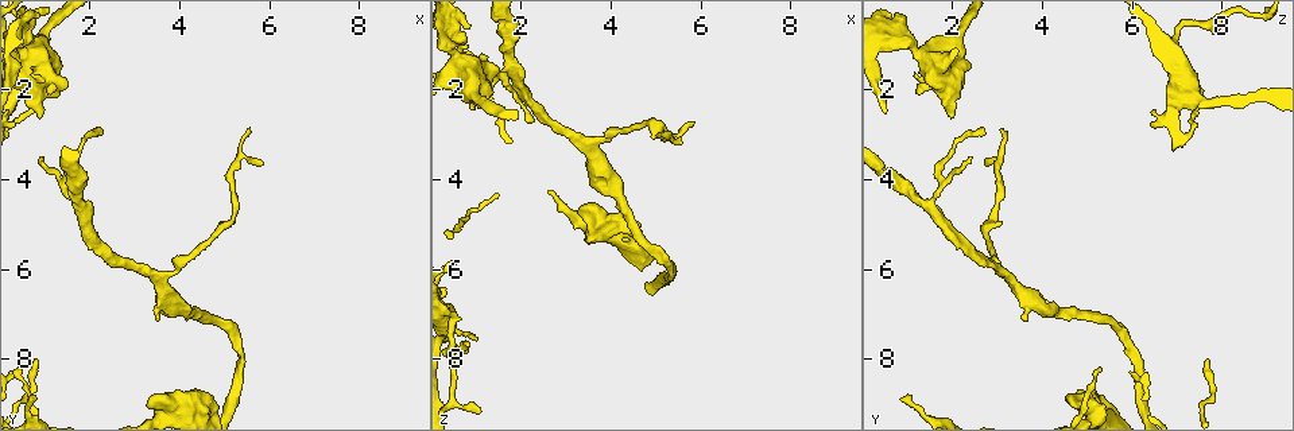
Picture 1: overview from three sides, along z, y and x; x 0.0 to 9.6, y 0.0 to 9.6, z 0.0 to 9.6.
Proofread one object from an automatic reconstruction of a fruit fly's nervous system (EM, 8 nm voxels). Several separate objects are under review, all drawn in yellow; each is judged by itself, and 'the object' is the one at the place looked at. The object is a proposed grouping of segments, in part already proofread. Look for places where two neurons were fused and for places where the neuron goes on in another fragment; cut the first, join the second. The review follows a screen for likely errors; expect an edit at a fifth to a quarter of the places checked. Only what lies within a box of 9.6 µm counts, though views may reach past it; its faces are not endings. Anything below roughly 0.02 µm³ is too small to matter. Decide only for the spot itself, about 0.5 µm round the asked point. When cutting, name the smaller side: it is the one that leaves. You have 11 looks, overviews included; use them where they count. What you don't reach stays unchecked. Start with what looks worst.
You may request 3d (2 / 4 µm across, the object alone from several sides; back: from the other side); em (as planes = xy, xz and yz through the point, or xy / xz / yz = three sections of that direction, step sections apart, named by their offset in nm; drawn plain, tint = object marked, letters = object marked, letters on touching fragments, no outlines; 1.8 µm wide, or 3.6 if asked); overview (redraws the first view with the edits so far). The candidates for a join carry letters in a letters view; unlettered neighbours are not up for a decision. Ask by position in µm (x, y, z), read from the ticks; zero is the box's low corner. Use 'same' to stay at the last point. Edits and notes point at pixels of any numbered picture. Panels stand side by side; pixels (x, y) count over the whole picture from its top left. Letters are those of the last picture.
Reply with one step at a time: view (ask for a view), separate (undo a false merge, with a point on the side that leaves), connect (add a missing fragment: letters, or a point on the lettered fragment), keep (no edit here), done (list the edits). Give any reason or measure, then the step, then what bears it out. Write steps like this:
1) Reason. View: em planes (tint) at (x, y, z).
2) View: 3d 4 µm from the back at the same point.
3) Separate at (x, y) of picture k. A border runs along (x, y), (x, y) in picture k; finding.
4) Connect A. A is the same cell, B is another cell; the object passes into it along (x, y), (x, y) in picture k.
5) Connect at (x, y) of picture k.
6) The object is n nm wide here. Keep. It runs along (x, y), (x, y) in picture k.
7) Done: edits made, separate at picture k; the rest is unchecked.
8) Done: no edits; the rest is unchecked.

Arms part here. View: em planes (tint) at (1.80, 4.70, 1.55).

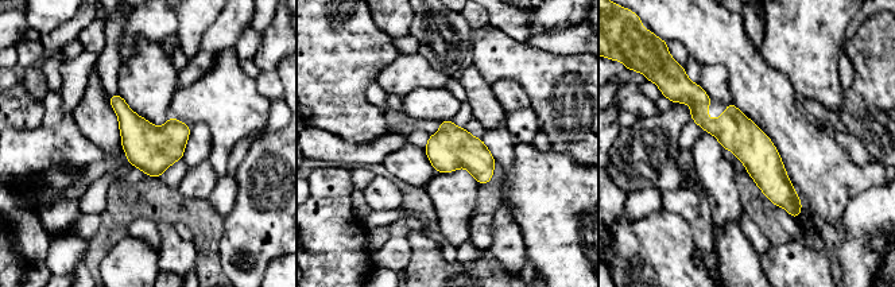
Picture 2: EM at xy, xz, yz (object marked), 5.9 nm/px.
See the neighbours. View: em planes (letters) at the same point.

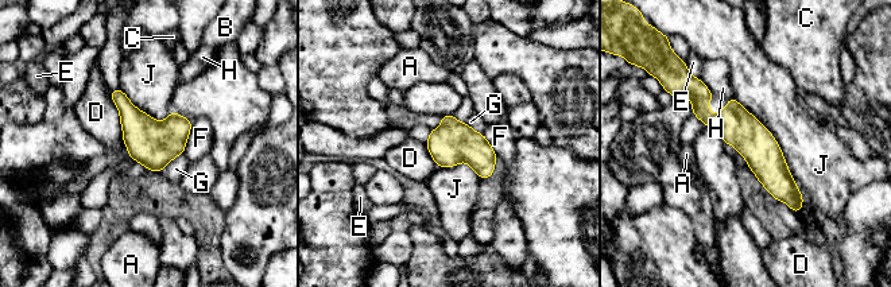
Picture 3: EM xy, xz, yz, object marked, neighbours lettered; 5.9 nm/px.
Keep. A, B, C, D, E, F, G, H and J are other cells; continuous, no second neuron.

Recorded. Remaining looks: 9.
View: 3d 2 µm from the back at (3.35, 8.90, 4.75).

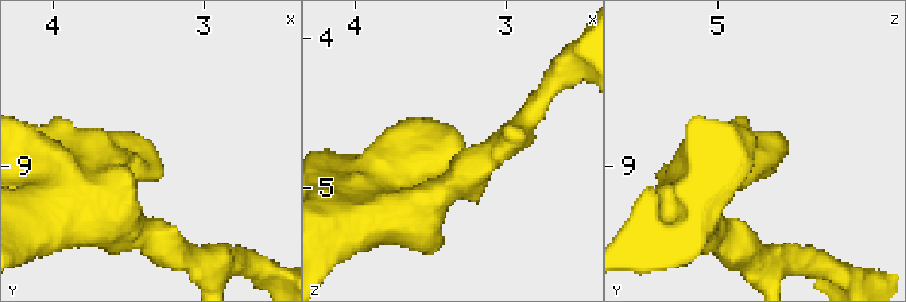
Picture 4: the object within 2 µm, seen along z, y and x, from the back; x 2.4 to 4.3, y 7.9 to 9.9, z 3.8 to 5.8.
View: em planes (letters) at (3.32, 8.86, 4.68).

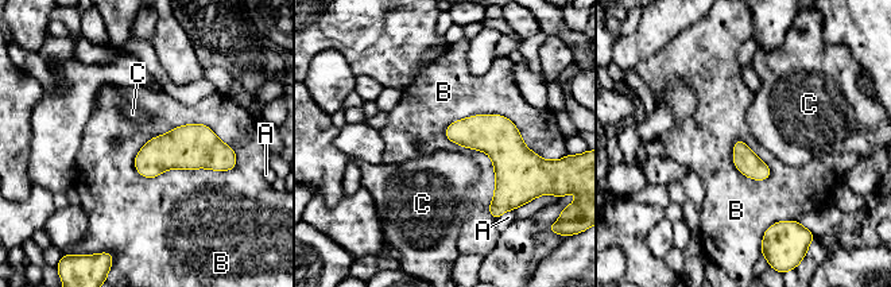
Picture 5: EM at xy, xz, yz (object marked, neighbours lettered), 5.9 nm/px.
Keep. A, B and C are other cells; a border runs along (236, 155), (181, 124), (134, 166) in picture 5; no lettered fragment goes on from it.

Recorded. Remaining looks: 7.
Branch stops here. View: em 3.6 µm xy step 8 (tint) at (3.55, 7.10, 3.65).

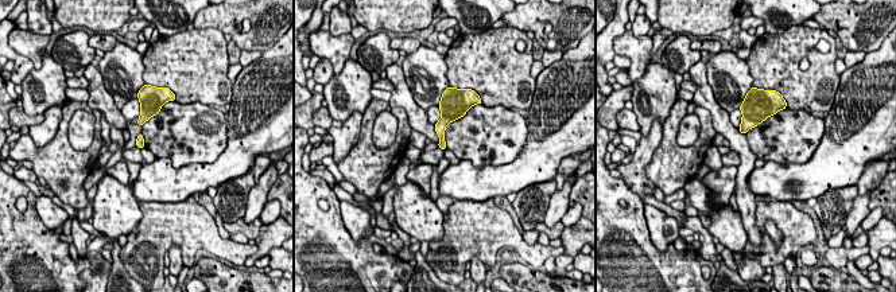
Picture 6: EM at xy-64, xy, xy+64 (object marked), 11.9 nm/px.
Another direction. View: em 3.6 µm planes (letters) at the same point.

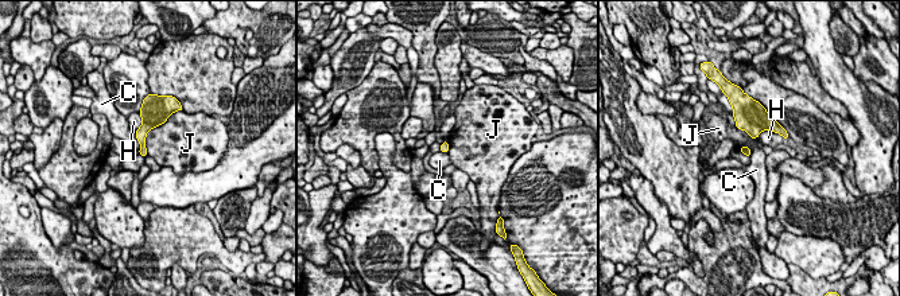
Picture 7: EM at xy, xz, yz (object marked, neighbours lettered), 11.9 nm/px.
Keep. C, H and J are other cells; a border runs along (173, 113), (147, 133), (146, 154) in picture 7; no lettered fragment goes on from it.

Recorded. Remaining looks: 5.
Free end. View: em xy step 8 (letters) at (1.00, 2.00, 7.50).

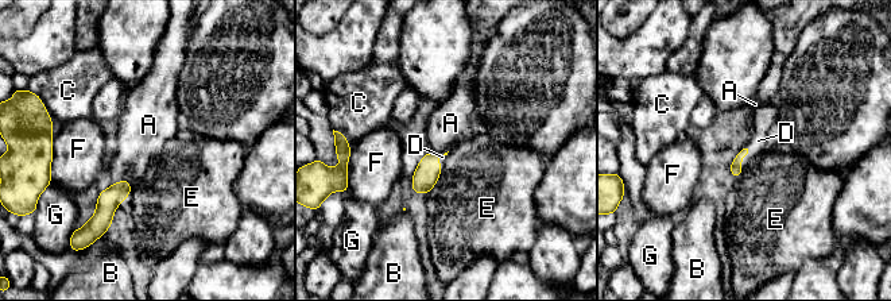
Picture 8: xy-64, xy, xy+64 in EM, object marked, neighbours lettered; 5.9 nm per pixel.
Connect D. D is the same cell, A, B, C, E, F and G are other cells; the object passes into it along (736, 170), (743, 154), (763, 119) in picture 8; the neuron continues.

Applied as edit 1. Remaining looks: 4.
Done: edits made, connect at picture 8; the rest is unchecked.

